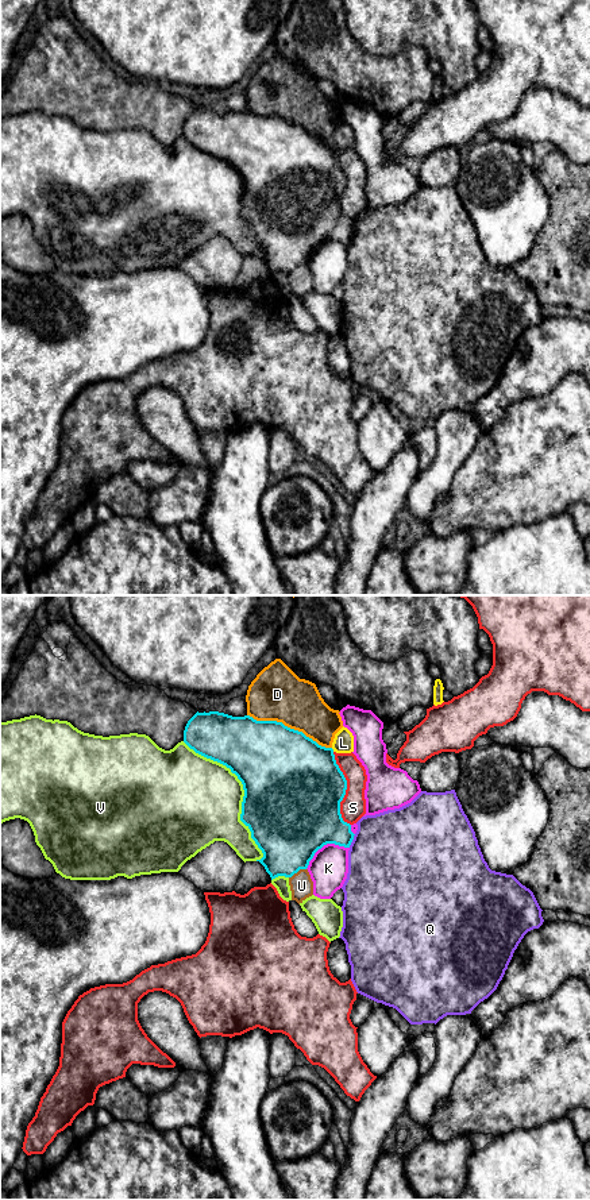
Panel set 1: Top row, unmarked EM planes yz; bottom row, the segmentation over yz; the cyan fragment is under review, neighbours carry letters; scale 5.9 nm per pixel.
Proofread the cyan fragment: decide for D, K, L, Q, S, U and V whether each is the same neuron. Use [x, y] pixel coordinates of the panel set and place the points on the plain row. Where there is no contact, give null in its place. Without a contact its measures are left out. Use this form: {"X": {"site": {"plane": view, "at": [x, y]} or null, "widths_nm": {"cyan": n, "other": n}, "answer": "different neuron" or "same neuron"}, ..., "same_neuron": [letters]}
{"D": {"site": {"plane": "yz", "at": [289, 123]}, "widths_nm": {"cyan": 480, "other": 320}, "answer": "different neuron"}, "K": {"site": {"plane": "yz", "at": [324, 239]}, "widths_nm": {"cyan": 500, "other": 240}, "answer": "different neuron"}, "L": {"site": {"plane": "yz", "at": [332, 145]}, "widths_nm": {"cyan": 460, "other": 130}, "answer": "different neuron"}, "Q": {"site": {"plane": "yz", "at": [351, 236]}, "widths_nm": {"cyan": 300, "other": 500}, "answer": "different neuron"}, "S": {"site": {"plane": "yz", "at": [346, 184]}, "widths_nm": {"cyan": 480, "other": 160}, "answer": "different neuron"}, "U": {"site": {"plane": "yz", "at": [297, 266]}, "widths_nm": {"cyan": 400, "other": 140}, "answer": "different neuron"}, "V": {"site": {"plane": "yz", "at": [245, 186]}, "widths_nm": {"cyan": 500, "other": 460}, "answer": "different neuron"}, "same_neuron": []}

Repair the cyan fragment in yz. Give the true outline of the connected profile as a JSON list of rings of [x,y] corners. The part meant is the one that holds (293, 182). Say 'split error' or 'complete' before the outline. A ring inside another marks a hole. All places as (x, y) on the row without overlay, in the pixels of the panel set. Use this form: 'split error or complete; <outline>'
complete; [[[219,107],[196,108],[186,119],[184,138],[196,148],[217,157],[231,165],[243,180],[240,216],[250,224],[251,234],[262,246],[259,256],[271,275],[278,271],[292,273],[306,265],[315,248],[327,239],[350,243],[354,228],[340,209],[340,197],[347,185],[347,175],[336,159],[333,144],[319,140],[302,127],[277,116],[257,116],[250,111],[232,112]]]

